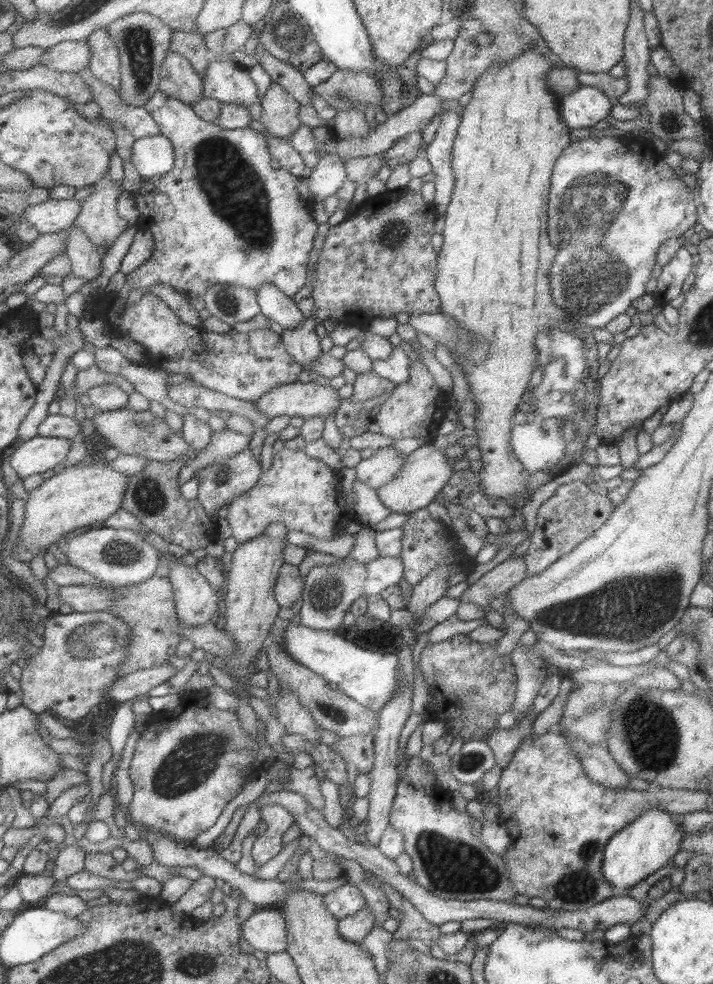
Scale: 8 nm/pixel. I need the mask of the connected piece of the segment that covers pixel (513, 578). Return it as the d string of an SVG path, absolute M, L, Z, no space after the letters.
M524 555L509 557L484 573L458 597L461 603L473 602L484 608L495 597L505 594L526 576Z

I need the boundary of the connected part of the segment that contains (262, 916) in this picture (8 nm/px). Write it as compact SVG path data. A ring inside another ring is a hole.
M257 908L240 927L244 941L254 950L267 954L285 952L286 924L281 912L270 908Z

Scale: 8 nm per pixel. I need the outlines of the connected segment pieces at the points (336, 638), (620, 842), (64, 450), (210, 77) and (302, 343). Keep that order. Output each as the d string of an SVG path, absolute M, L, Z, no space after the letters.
M285 622L282 636L284 651L293 661L321 676L330 686L367 710L378 712L399 688L396 654L365 650L347 642L339 632L310 629L301 623Z
M659 806L643 810L639 818L628 822L606 842L602 860L605 880L614 888L616 894L624 894L630 886L636 885L648 874L666 865L665 862L680 850L682 834L684 832L675 823L674 816L667 814Z
M37 435L30 441L13 446L6 454L13 464L13 469L16 469L24 480L35 474L43 474L64 463L69 450L71 450L71 438Z
M211 58L200 75L203 79L203 96L214 98L222 104L240 104L248 108L258 97L257 87L247 73L229 59L217 61Z
M310 316L303 318L291 330L283 329L280 334L285 350L298 365L301 365L308 372L310 372L310 362L322 353L320 339L314 332L315 326L315 320Z

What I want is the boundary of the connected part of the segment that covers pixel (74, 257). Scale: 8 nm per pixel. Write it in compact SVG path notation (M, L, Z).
M71 227L67 238L67 256L72 262L72 275L85 278L87 282L103 274L104 260L100 248L79 228Z

